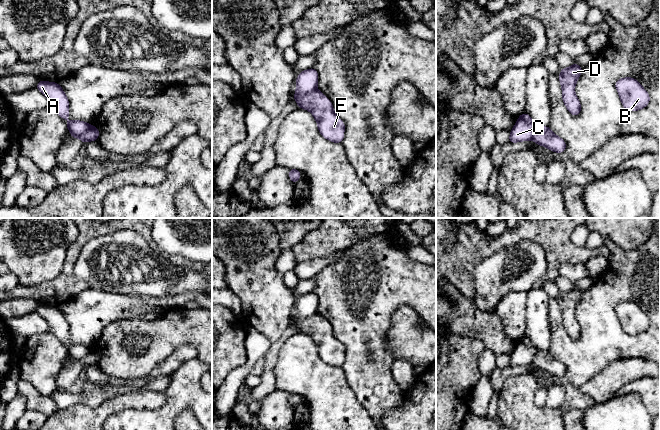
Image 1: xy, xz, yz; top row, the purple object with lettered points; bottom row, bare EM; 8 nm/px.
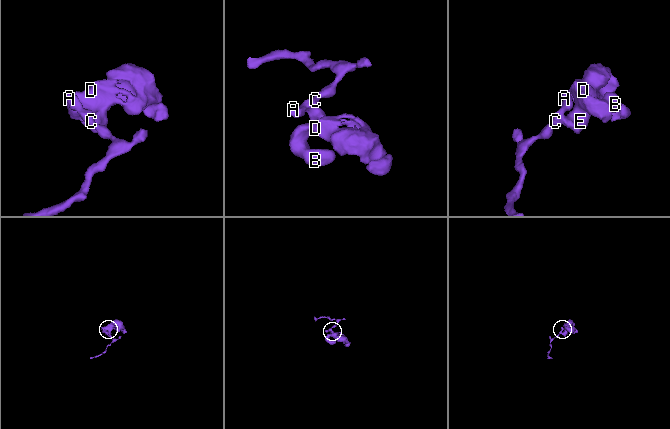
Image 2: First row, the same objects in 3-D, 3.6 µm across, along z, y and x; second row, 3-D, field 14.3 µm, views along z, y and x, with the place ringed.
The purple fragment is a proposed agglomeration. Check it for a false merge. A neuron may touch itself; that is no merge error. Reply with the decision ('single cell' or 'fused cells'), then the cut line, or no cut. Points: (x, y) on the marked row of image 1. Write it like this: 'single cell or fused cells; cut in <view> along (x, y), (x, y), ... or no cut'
fused cells; cut in xy along (92, 125), (82, 134), (71, 134)

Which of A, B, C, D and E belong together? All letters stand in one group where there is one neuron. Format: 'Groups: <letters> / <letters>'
Groups: A C / B D E

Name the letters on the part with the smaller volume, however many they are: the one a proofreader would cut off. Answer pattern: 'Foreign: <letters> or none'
Foreign: A, C

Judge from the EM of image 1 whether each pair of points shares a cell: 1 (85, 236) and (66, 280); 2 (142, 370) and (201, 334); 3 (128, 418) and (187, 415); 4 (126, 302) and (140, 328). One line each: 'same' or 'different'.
1: same
2: same
3: different
4: different

